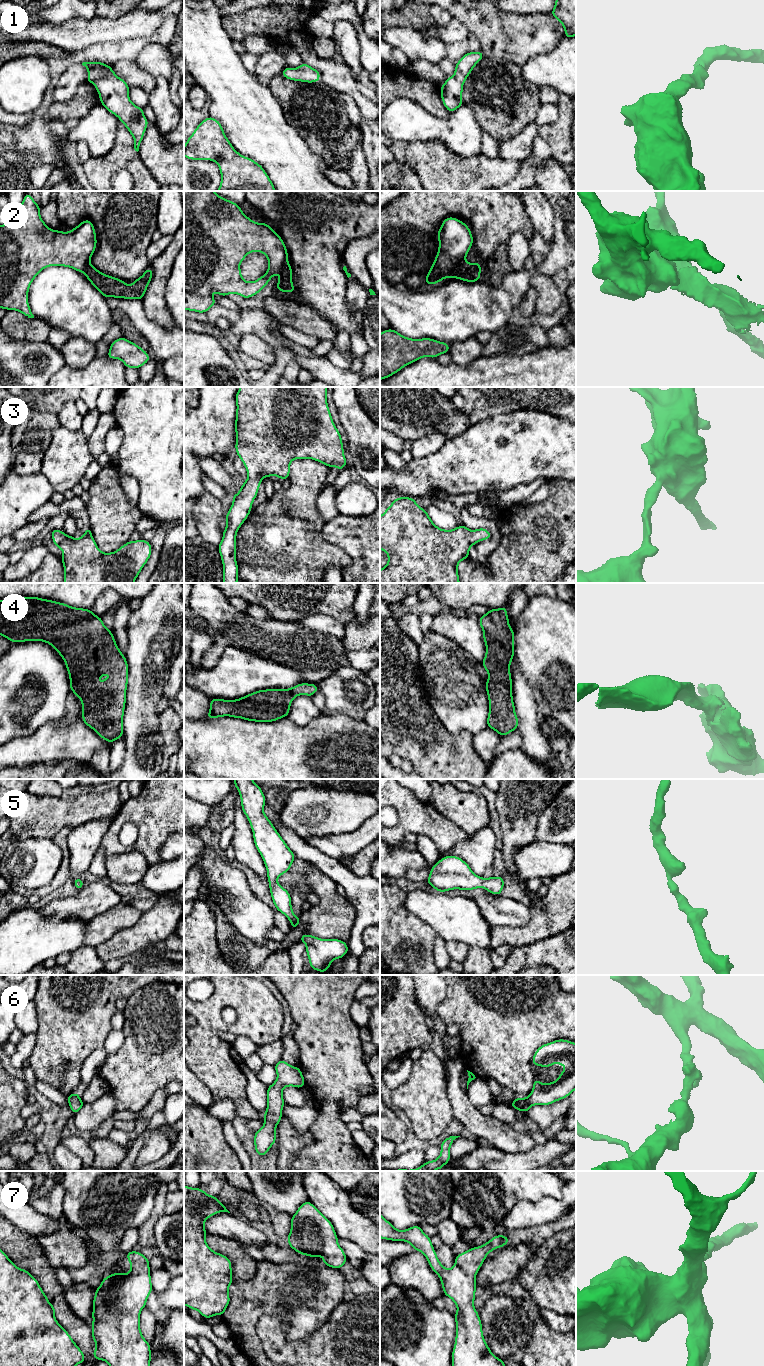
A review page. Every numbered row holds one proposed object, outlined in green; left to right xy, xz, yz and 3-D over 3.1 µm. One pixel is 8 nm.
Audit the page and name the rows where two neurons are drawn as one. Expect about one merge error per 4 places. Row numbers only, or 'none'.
2

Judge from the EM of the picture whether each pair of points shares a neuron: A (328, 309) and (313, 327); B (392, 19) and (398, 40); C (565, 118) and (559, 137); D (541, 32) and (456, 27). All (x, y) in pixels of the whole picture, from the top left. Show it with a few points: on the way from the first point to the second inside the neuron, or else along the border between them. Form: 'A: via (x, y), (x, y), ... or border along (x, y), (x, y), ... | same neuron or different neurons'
A: border along (303, 303), (322, 315), (336, 333) | different neurons
B: border along (390, 27), (411, 27), (417, 31) | different neurons
C: via (564, 123), (560, 132) | same neuron
D: border along (452, 17), (456, 18), (470, 33) | different neurons

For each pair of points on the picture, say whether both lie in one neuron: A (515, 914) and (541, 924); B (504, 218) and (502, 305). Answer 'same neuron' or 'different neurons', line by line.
A: different neurons
B: different neurons

